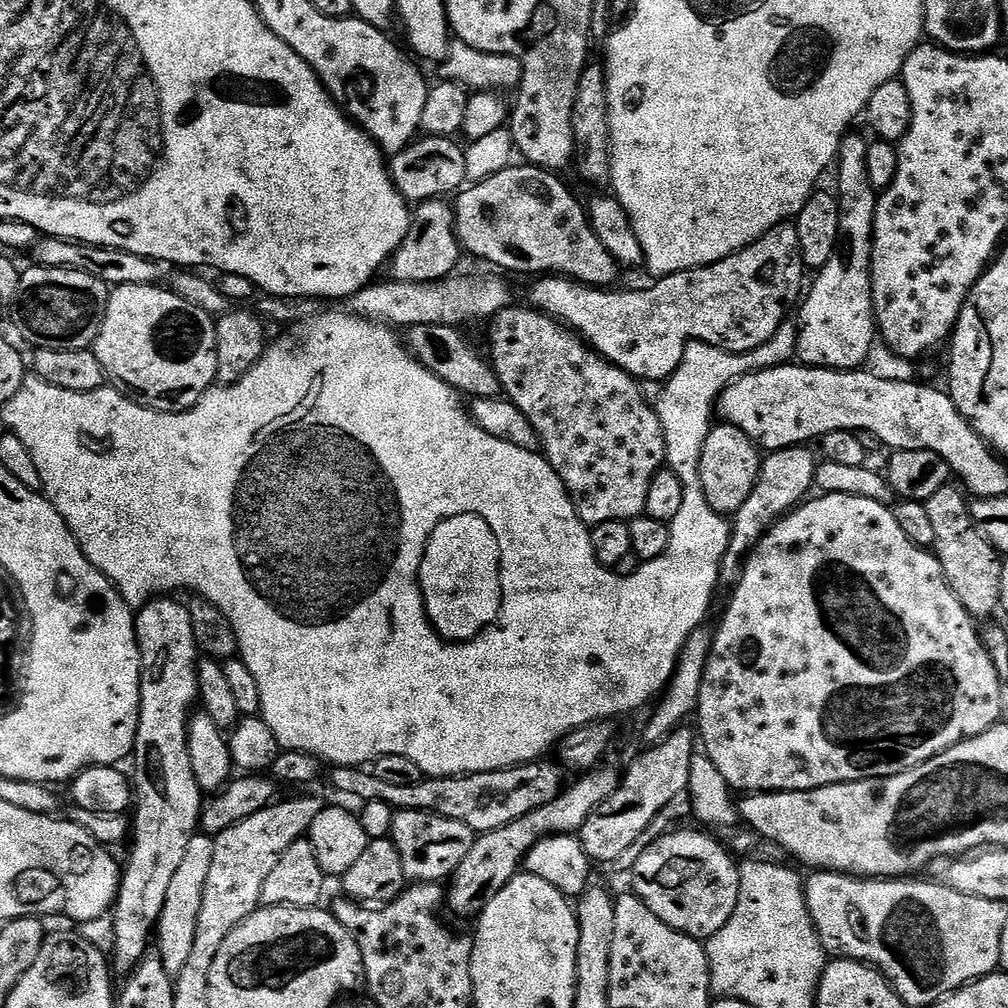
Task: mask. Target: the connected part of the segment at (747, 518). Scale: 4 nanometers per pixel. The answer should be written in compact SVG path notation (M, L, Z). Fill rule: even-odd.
M808 446L783 448L777 452L769 452L763 457L760 465L760 476L754 482L754 490L750 490L750 498L742 502L740 509L731 517L732 533L724 560L720 564L720 574L725 581L735 581L739 577L751 551L759 544L773 524L781 516L792 511L813 491L816 482L818 459Z

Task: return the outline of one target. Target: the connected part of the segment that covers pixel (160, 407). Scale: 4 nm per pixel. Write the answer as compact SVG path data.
M143 284L113 287L108 293L106 314L100 333L96 335L94 351L98 362L102 362L105 377L109 381L117 380L112 382L126 390L127 395L143 408L153 408L159 412L186 412L217 383L216 320L211 312L190 306L186 298L164 286Z

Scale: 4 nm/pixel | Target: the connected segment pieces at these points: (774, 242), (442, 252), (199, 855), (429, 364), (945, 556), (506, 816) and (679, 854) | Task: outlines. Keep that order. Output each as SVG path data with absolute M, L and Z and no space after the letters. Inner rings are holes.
M785 222L774 226L741 252L730 254L704 268L691 268L678 274L661 276L652 282L656 284L641 292L591 288L566 276L544 274L533 279L536 281L528 292L527 303L572 329L587 342L592 351L614 366L626 370L626 374L636 377L637 381L660 382L671 376L673 367L680 363L688 341L700 341L727 352L752 352L756 347L770 342L780 325L789 319L788 311L792 303L794 308L805 291L804 274L806 267L800 253L798 230L795 223Z
M447 199L423 200L415 205L412 225L390 261L392 280L406 283L434 283L457 271L462 249L456 233L456 209Z
M198 834L186 846L186 854L182 863L174 873L174 882L166 898L170 907L162 910L158 925L158 951L166 970L174 978L179 975L182 966L186 966L186 958L190 958L190 950L194 946L194 934L198 930L198 912L202 910L202 890L206 886L206 874L210 874L210 858L214 858L213 837ZM172 911L176 911L176 920L172 920Z
M414 325L407 329L406 347L414 359L430 370L442 382L468 398L494 398L500 396L500 379L491 363L480 357L480 352L463 336L459 327L450 325Z
M955 487L938 490L938 494L924 501L934 526L931 551L936 553L942 566L942 574L950 590L954 590L954 598L962 602L962 606L973 618L997 615L1002 590L1002 566L1005 561L1001 553L996 551L994 545L977 528L972 518L969 497L959 487Z
M542 760L502 771L479 772L468 776L427 777L414 786L395 786L378 778L367 767L333 767L332 784L344 796L357 796L357 801L386 802L397 811L438 813L470 826L482 834L505 828L532 810L540 809L562 791L563 769L551 760Z
M705 831L700 832L668 832L665 836L660 836L640 857L636 860L636 865L632 868L632 888L631 891L635 895L642 898L642 902L646 902L646 906L650 906L650 910L654 910L654 914L658 914L658 918L662 918L662 922L666 922L666 926L670 926L674 930L678 930L687 936L697 938L707 938L718 934L718 930L722 930L725 920L730 918L730 914L734 914L734 906L738 906L738 890L740 889L740 870L737 861L730 855L729 849L724 848L716 840L711 840Z

